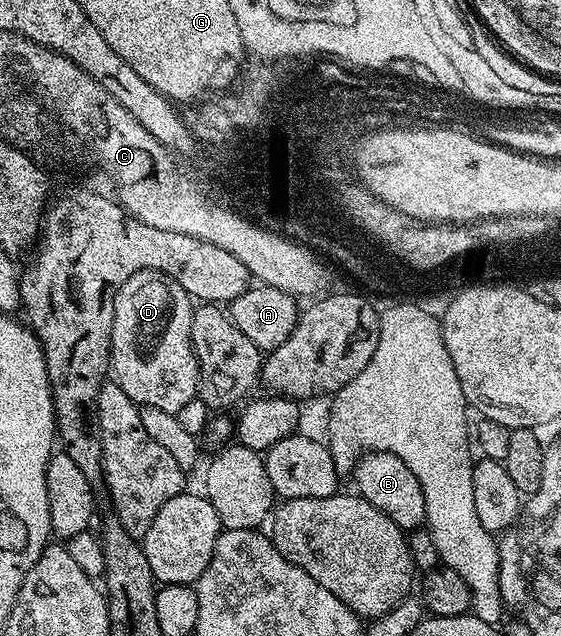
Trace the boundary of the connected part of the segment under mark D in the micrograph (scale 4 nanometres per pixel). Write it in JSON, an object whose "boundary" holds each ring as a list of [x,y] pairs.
{"boundary":[[[160,270],[134,272],[116,294],[112,325],[111,373],[137,406],[162,408],[176,414],[197,401],[200,388],[198,360],[190,340],[193,299]]]}

